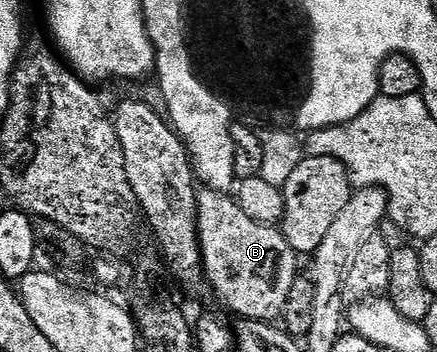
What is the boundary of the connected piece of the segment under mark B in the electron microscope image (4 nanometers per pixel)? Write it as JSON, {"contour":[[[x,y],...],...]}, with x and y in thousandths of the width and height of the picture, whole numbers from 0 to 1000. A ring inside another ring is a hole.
{"contour":[[[474,537],[453,554],[453,648],[474,801],[513,847],[515,866],[542,884],[549,906],[634,915],[654,878],[666,810],[686,776],[686,730],[643,648],[563,616],[538,563]]]}

